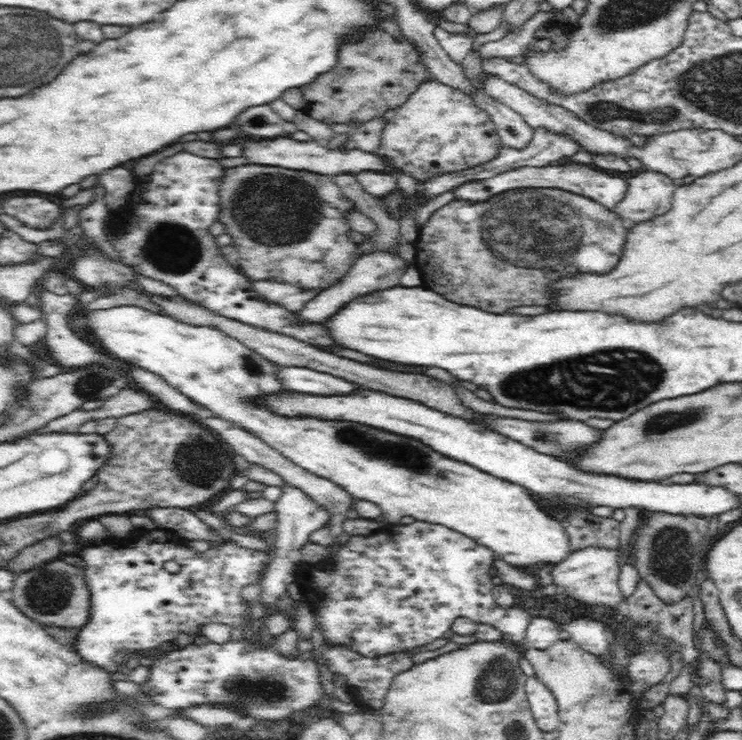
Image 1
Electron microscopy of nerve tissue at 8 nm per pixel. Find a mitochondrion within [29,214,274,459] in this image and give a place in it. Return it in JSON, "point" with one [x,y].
{"point":[170,248]}

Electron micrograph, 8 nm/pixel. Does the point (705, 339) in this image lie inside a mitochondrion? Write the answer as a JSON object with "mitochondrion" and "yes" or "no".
{"mitochondrion":"no"}

